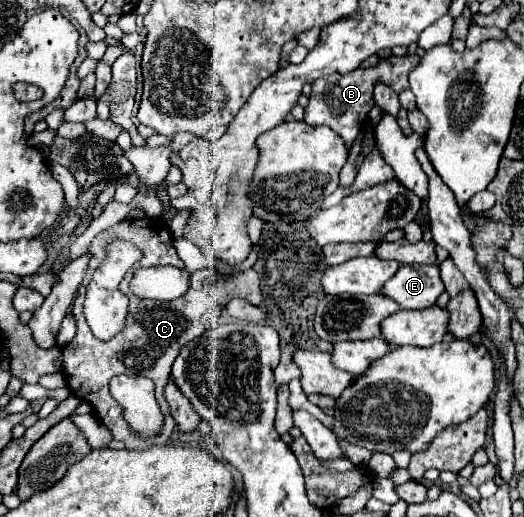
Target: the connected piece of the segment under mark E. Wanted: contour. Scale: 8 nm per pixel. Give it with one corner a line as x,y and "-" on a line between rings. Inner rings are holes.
405,264
397,274
385,282
381,294
397,302
405,310
419,310
435,304
437,296
445,290
439,266
435,264

